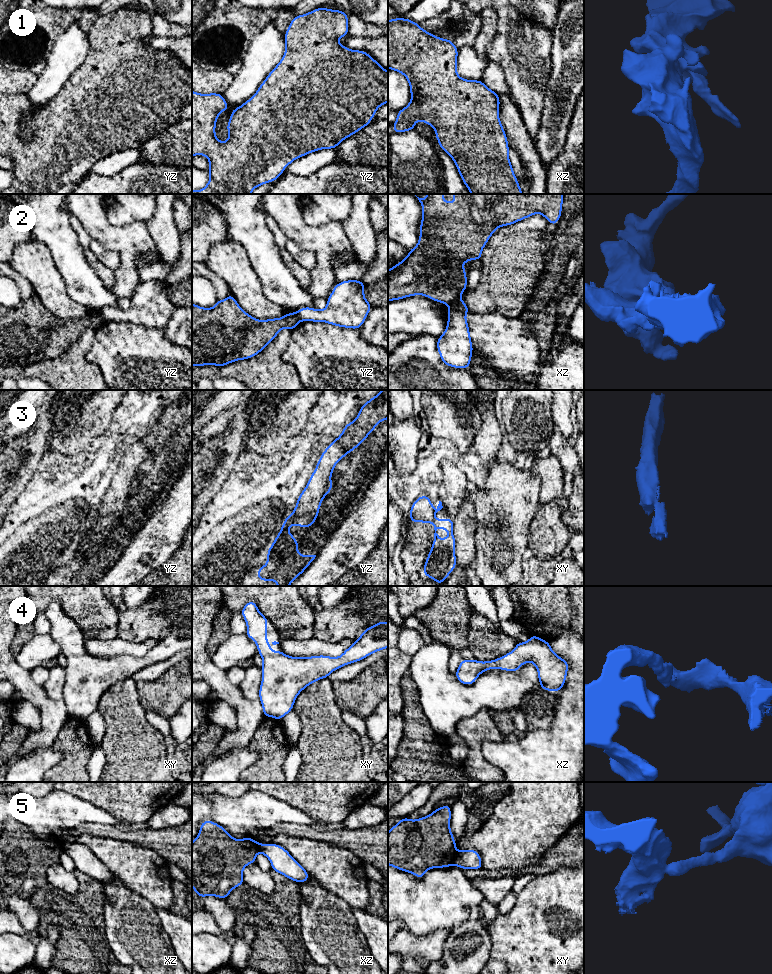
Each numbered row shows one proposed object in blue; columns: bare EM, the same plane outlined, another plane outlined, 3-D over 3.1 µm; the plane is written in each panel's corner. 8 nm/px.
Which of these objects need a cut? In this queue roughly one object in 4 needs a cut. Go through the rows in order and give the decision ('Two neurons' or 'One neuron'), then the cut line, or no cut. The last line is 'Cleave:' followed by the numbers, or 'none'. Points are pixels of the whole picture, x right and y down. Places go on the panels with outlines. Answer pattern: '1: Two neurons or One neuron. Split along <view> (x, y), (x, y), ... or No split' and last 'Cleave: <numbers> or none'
1: One neuron. No split
2: Two neurons. Split along xz (459, 298), (448, 303)
3: Two neurons. Split along yz (290, 515), (296, 523)
4: One neuron. No split
5: Two neurons. Split along xy (458, 852), (453, 863)
Cleave: 2, 3, 5

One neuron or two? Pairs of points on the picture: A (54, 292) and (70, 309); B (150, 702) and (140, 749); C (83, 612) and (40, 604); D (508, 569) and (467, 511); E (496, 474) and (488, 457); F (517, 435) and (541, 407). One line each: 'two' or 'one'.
A: one
B: two
C: one
D: two
E: two
F: one

